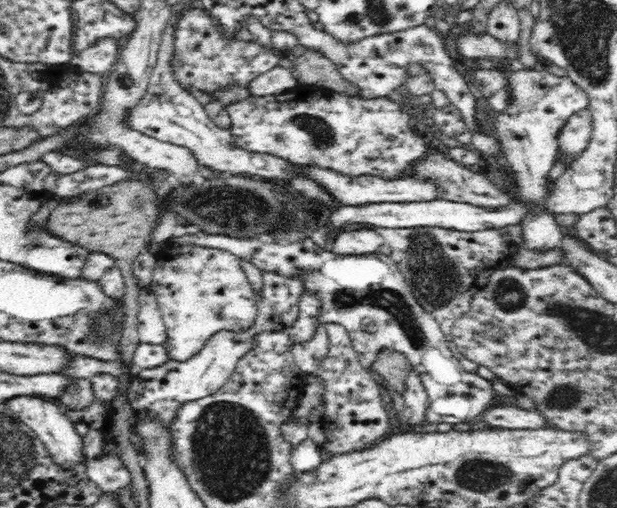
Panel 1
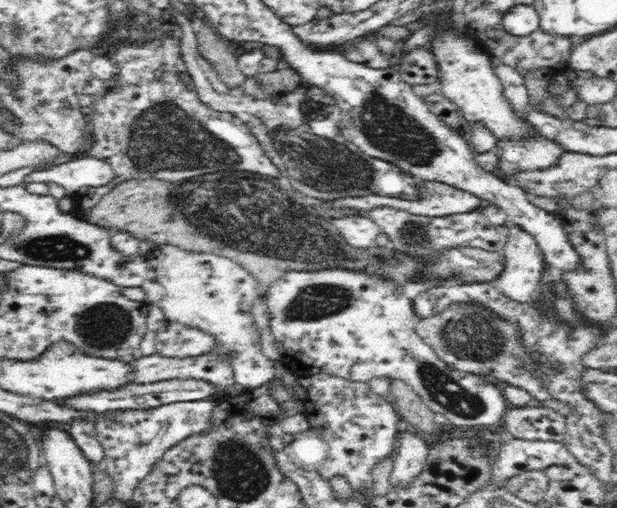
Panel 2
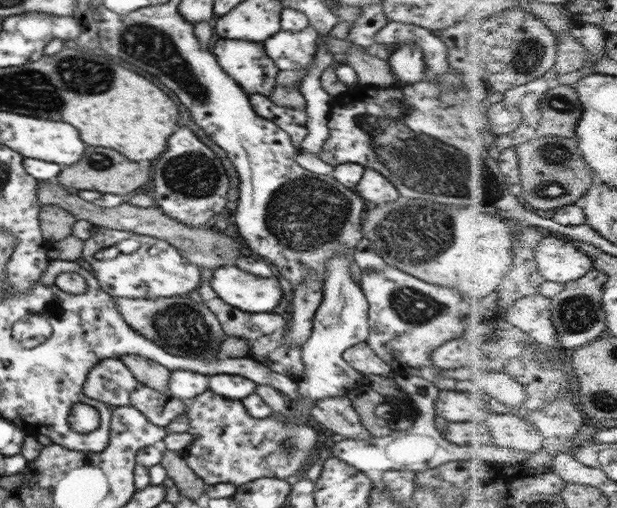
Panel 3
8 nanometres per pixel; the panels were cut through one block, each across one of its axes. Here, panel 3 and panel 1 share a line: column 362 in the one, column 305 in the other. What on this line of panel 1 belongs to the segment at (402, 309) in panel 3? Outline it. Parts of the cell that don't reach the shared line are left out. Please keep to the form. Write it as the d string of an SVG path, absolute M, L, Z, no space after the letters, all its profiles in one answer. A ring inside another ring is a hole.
M199 231L196 234L182 235L172 237L167 242L168 247L188 246L195 244L204 248L214 248L227 250L235 254L239 259L244 259L256 265L256 268L262 272L274 272L276 275L282 275L286 278L297 278L299 275L304 277L304 293L316 293L320 299L318 323L341 324L348 332L352 340L354 350L358 353L360 364L371 370L371 365L378 358L382 350L395 350L401 352L412 365L412 368L420 375L423 387L428 396L428 407L426 410L427 422L464 422L472 420L478 414L482 414L490 404L492 404L491 381L480 377L476 373L466 372L461 368L459 360L453 355L449 348L449 339L442 333L437 320L422 308L414 297L413 291L406 283L405 277L400 273L397 265L390 256L379 252L367 255L339 255L332 252L328 247L320 247L310 239L310 236L301 241L276 242L265 239L238 239L238 237L229 237L216 233L208 234Z

